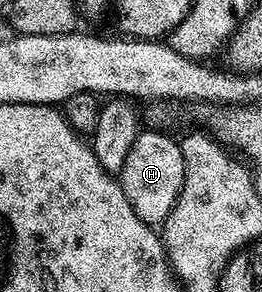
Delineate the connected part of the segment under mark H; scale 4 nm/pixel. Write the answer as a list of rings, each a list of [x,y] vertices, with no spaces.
[[[145,128],[131,144],[123,164],[119,181],[135,216],[154,228],[160,227],[165,218],[175,208],[179,200],[179,192],[183,188],[185,169],[183,168],[183,152],[181,143],[175,137],[168,138],[165,132],[157,128]]]

